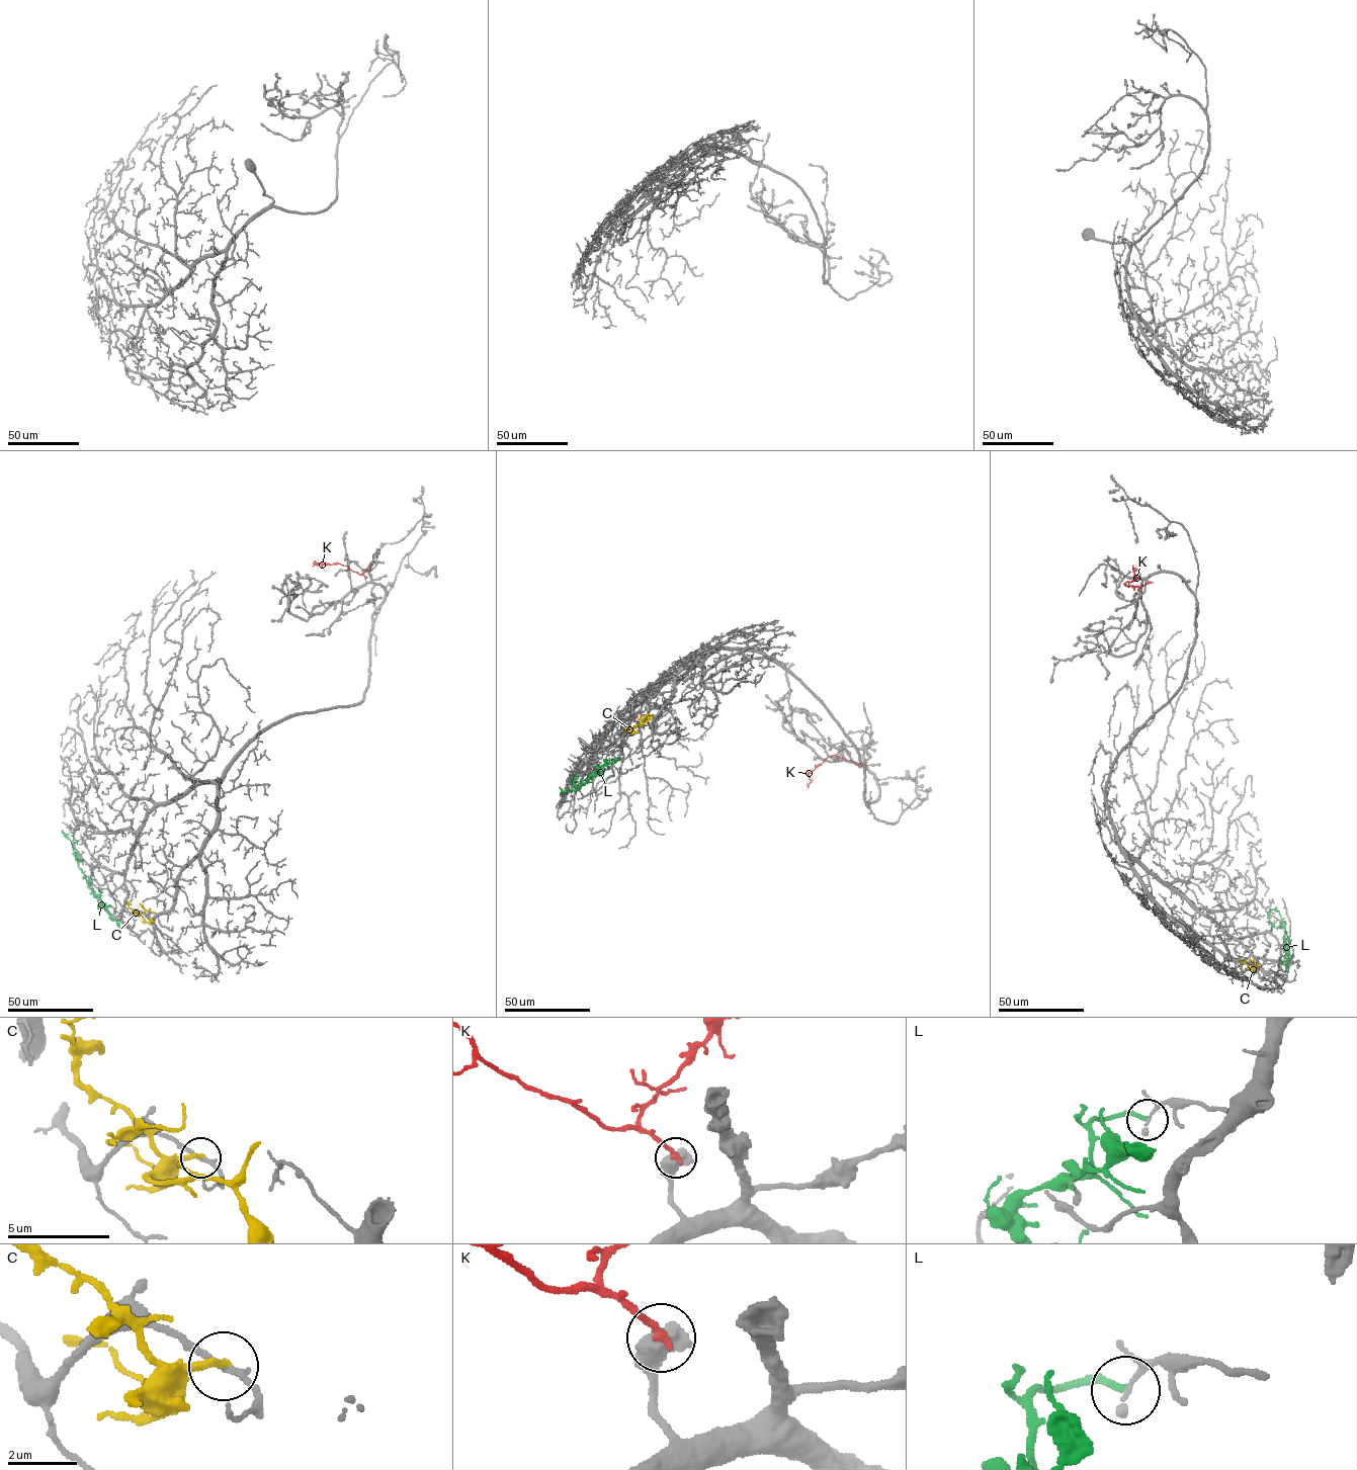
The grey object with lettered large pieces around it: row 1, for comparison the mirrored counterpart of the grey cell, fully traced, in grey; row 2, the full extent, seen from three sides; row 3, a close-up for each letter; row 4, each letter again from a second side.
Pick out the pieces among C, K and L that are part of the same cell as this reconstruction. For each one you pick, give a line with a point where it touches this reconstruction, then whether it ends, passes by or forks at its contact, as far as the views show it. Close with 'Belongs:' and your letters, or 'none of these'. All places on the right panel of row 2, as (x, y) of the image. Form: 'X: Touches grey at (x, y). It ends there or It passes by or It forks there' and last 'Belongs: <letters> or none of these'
Belongs: none of these

